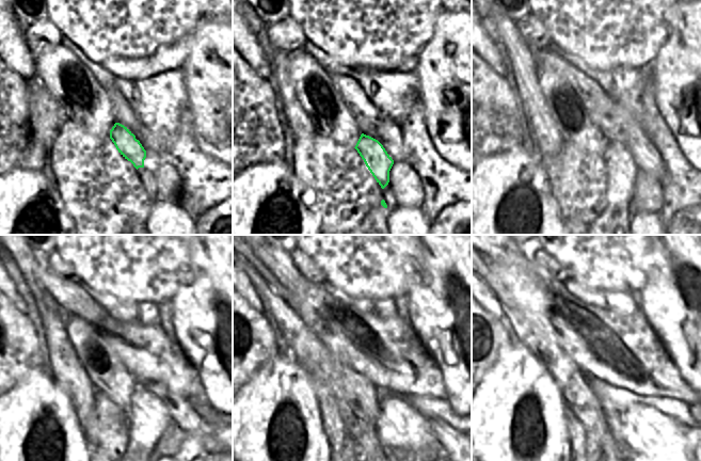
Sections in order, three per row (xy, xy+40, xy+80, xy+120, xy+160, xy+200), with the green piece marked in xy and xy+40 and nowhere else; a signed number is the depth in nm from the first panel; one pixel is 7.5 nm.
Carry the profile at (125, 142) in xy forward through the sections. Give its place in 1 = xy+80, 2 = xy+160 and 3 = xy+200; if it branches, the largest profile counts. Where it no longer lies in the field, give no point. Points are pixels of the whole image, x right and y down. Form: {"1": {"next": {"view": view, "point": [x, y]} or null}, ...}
{"1": {"next": {"view": "xy+80", "point": [621, 168]}}, "2": {"next": {"view": "xy+160", "point": [400, 428]}}, "3": {"next": {"view": "xy+200", "point": [659, 440]}}}

